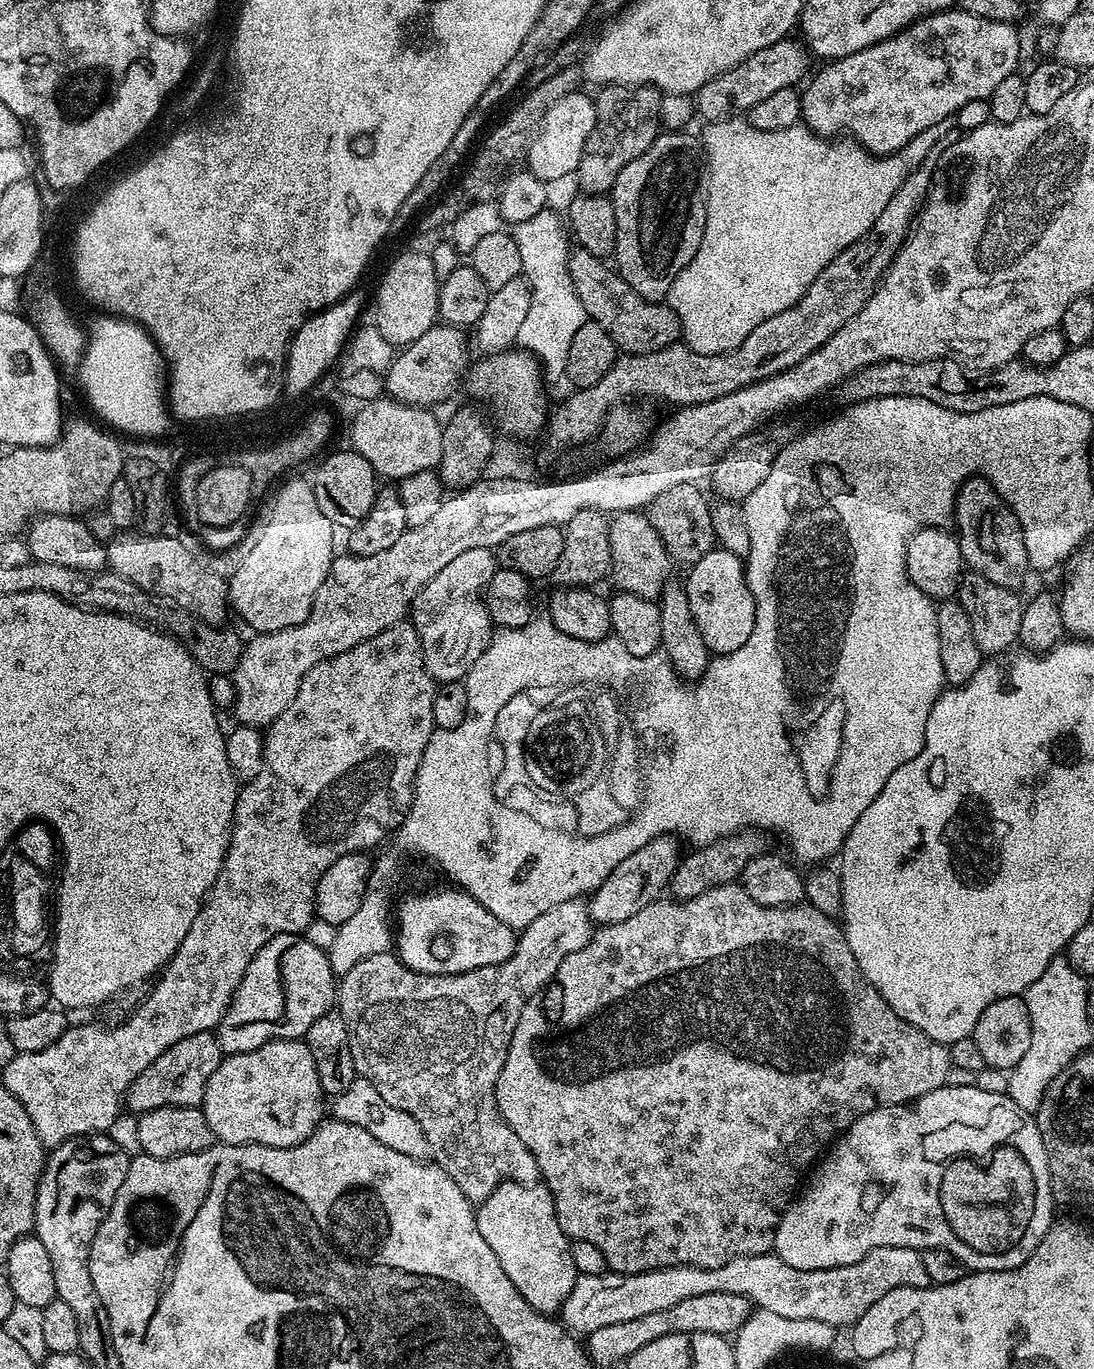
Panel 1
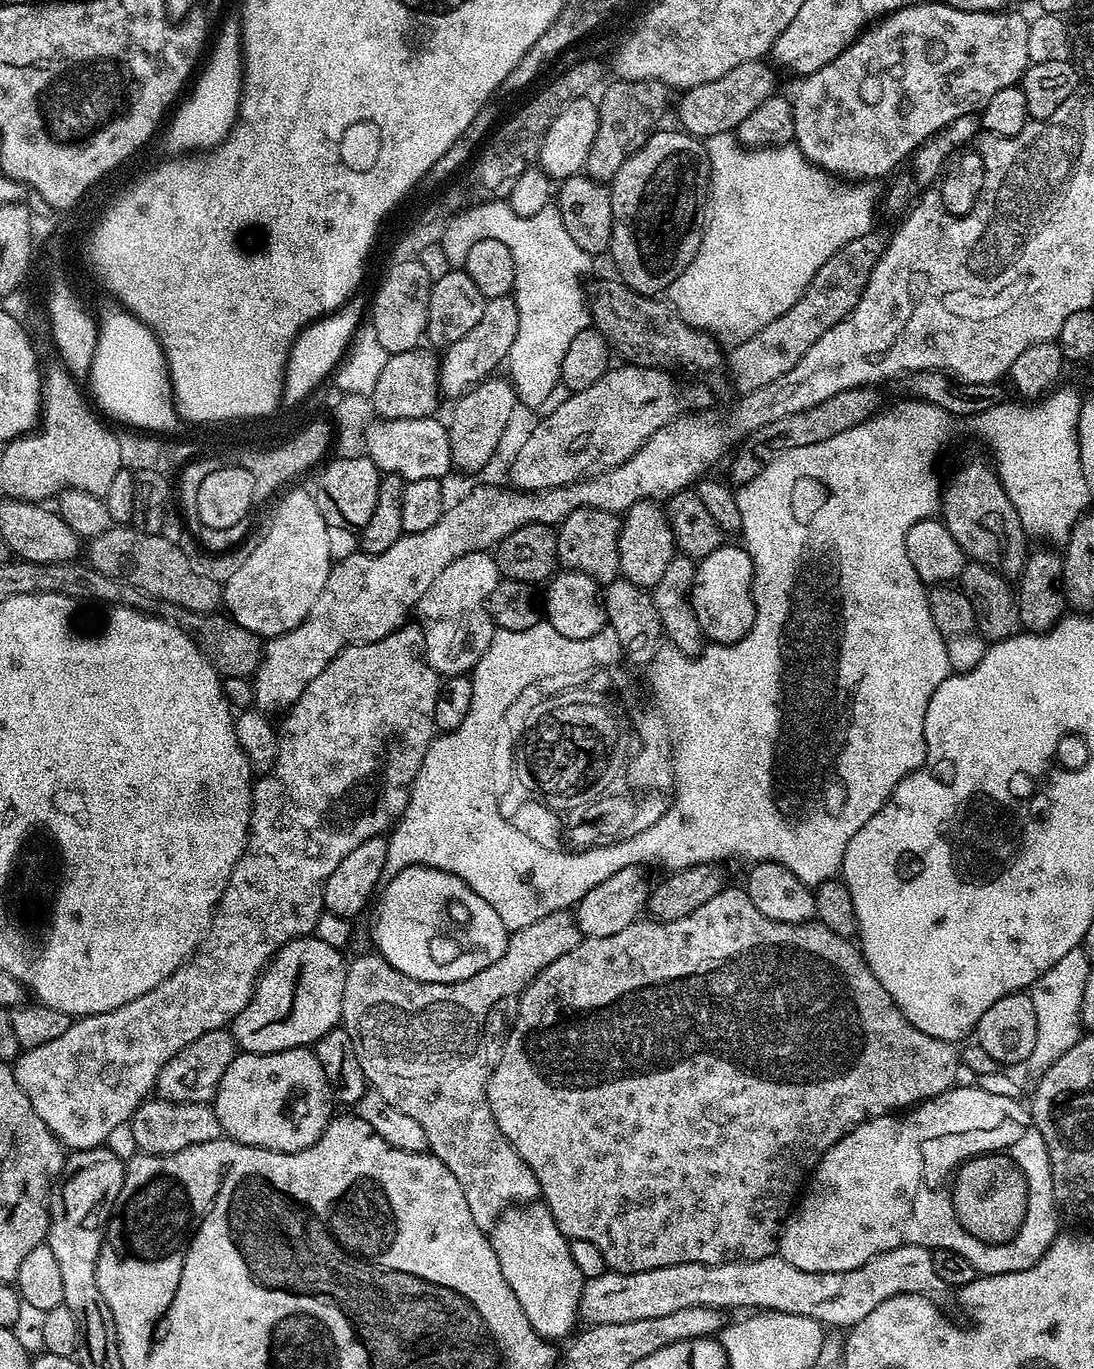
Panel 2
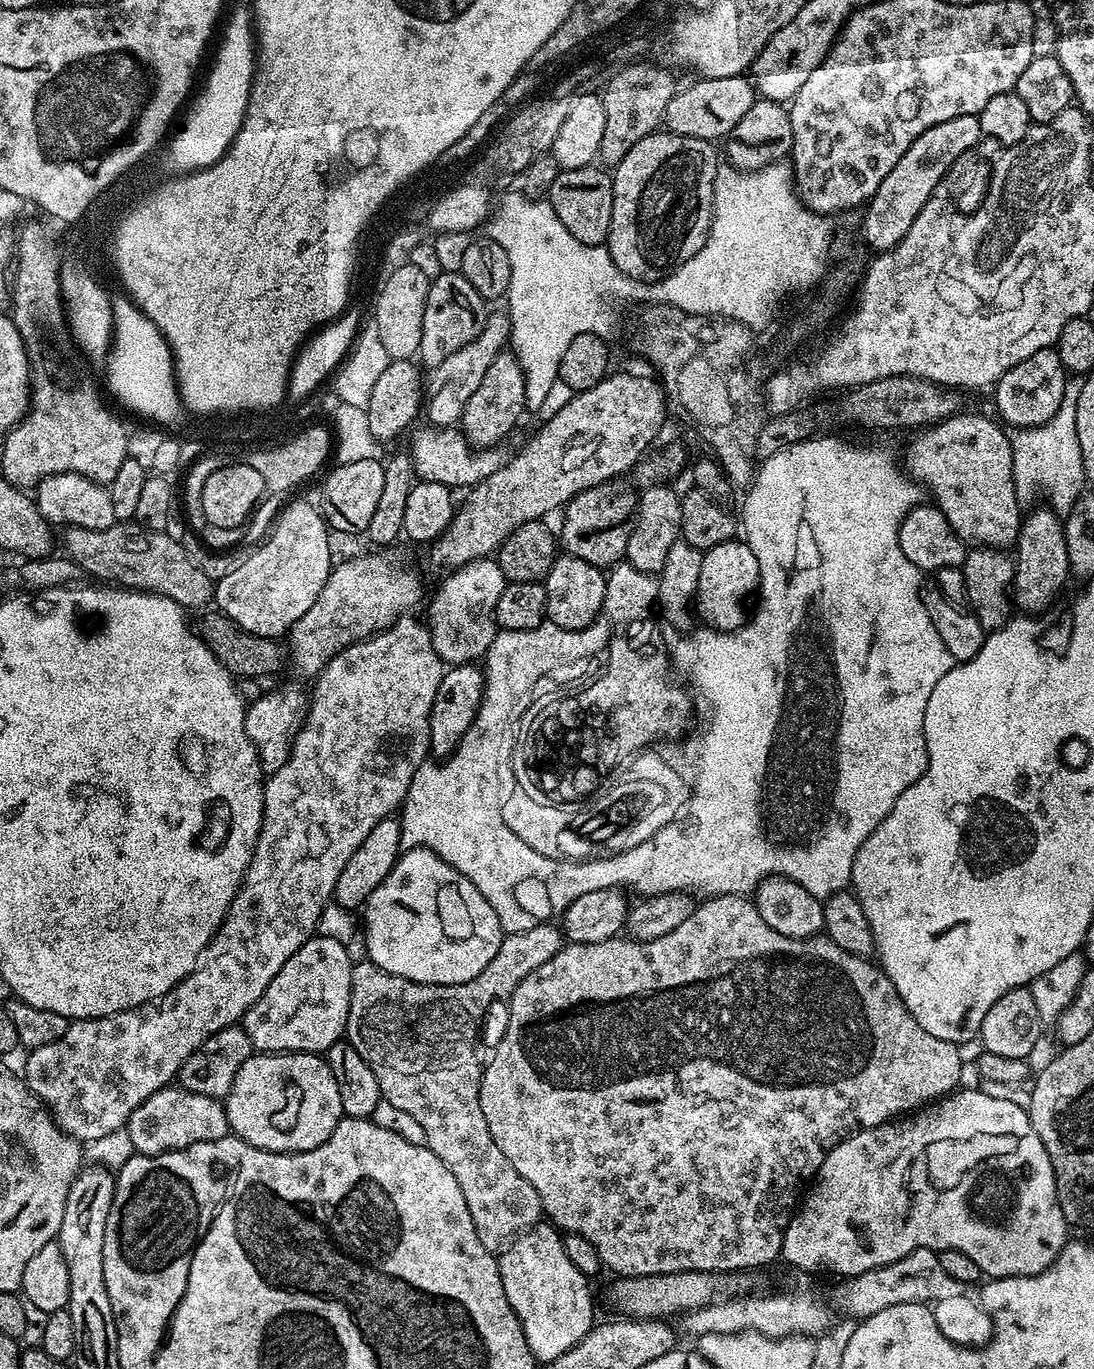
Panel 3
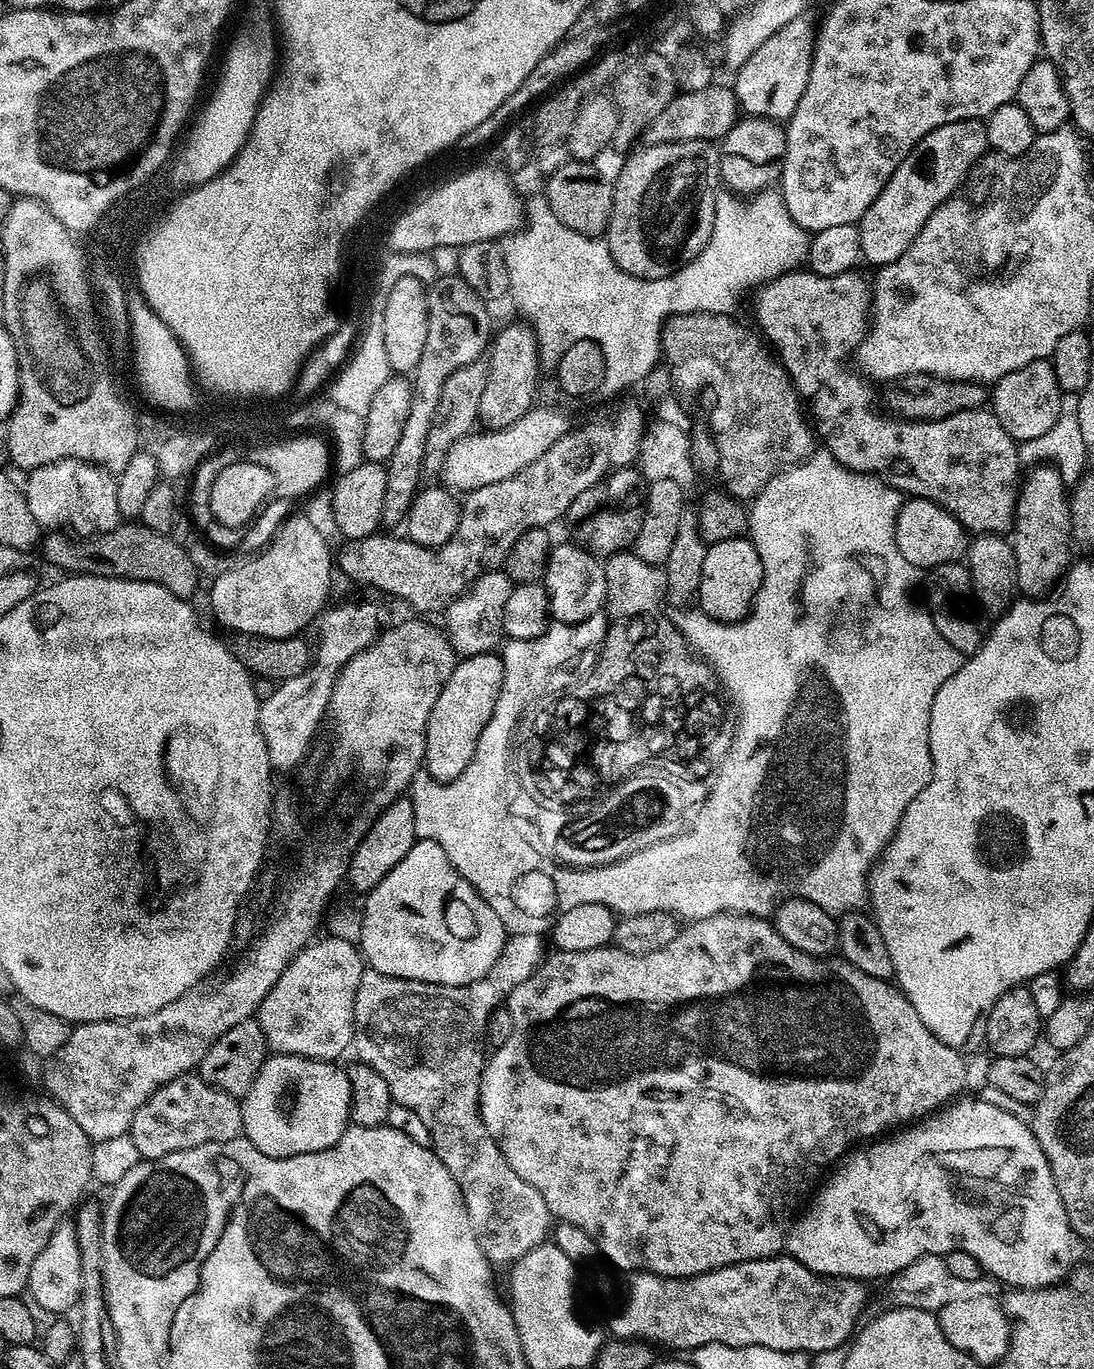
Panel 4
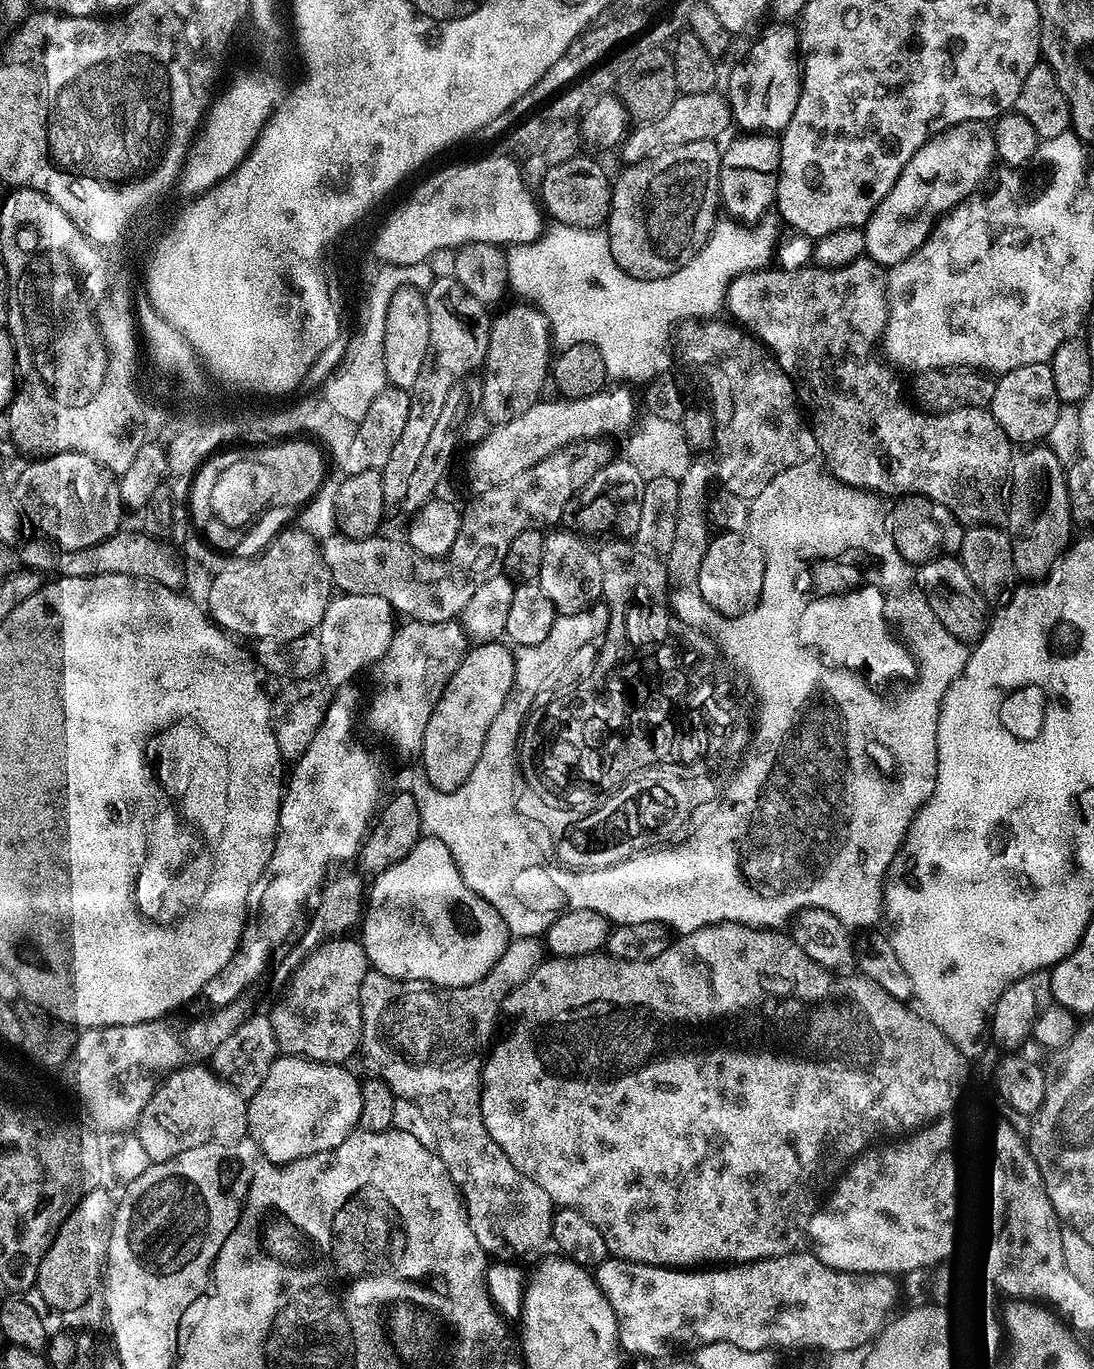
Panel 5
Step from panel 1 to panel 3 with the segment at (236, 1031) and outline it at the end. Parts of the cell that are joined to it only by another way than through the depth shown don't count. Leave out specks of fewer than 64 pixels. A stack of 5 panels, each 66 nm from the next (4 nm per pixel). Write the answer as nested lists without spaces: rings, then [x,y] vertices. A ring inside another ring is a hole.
[[[315,935],[288,959],[286,966],[274,974],[270,986],[250,1006],[242,1021],[244,1033],[250,1038],[253,1049],[260,1054],[274,1052],[314,1052],[327,1053],[330,1046],[337,1044],[348,1031],[348,1015],[350,1014],[350,982],[352,981],[352,965],[349,945],[335,941],[333,938]]]

